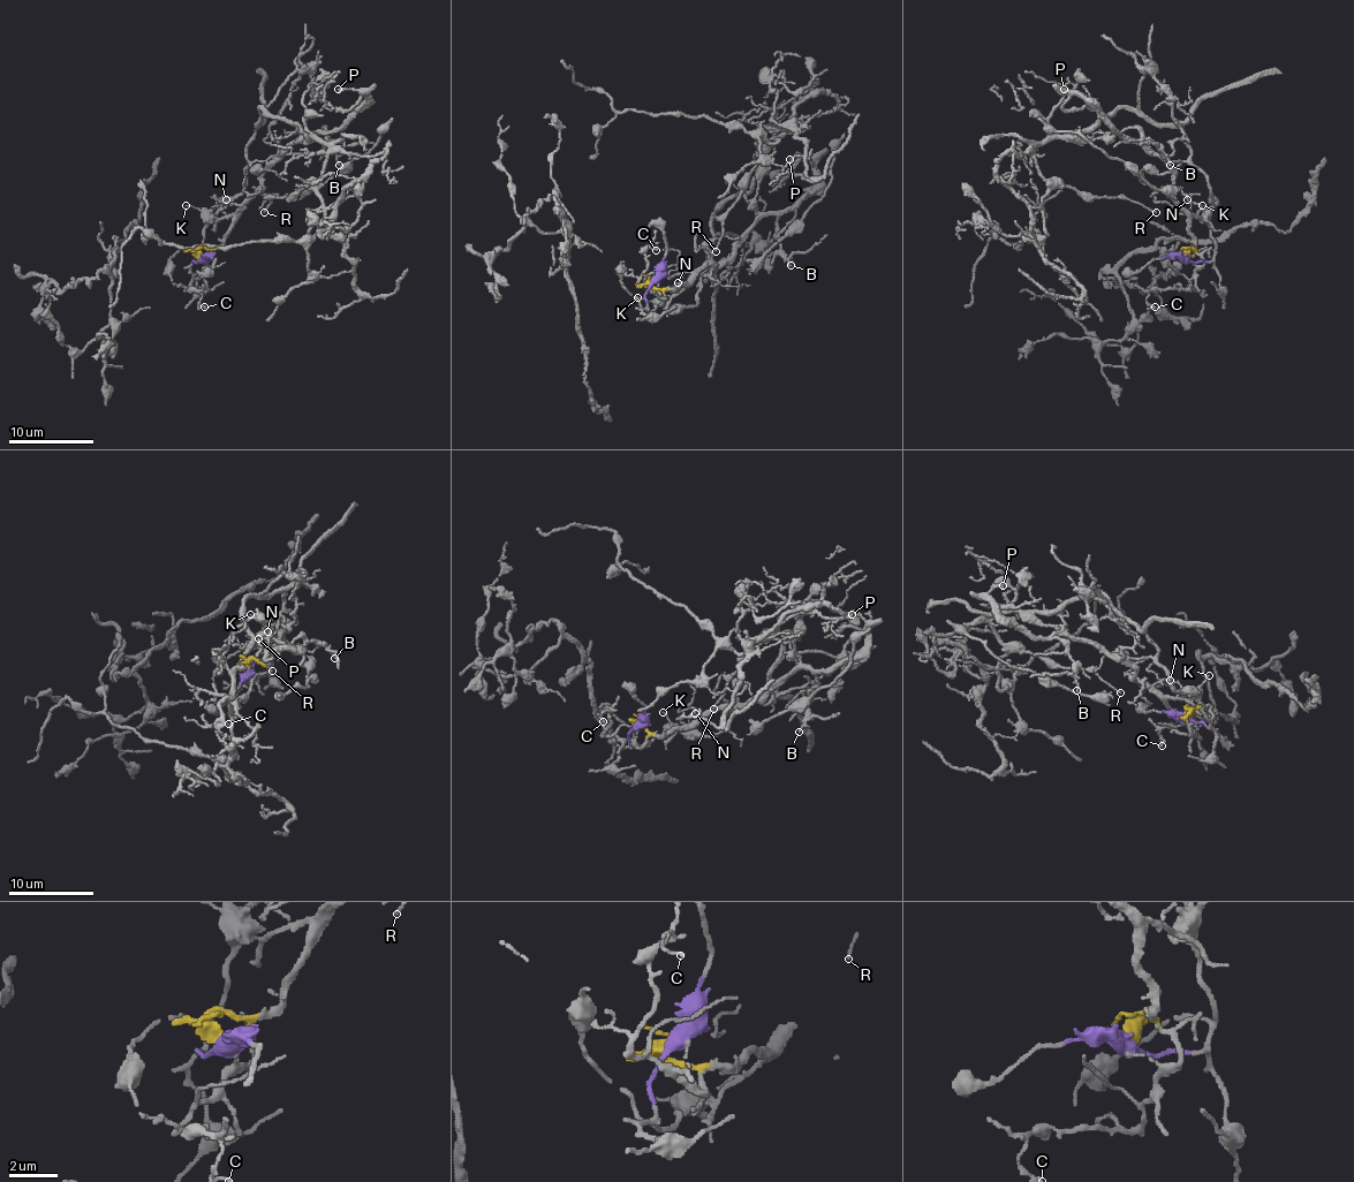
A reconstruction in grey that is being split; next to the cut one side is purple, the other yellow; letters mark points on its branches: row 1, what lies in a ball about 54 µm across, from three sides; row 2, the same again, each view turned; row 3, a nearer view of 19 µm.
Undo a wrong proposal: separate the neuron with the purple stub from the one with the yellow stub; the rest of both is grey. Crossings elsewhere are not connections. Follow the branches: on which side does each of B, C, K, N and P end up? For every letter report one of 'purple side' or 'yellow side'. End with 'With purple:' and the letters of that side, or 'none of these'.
B: yellow side
C: yellow side
K: purple side
N: yellow side
P: yellow side
With purple: K

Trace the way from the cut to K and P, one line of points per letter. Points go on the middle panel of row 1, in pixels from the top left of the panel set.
K: (655, 280), (645, 305), (648, 310), (657, 305), (637, 297)
P: (655, 280), (673, 289), (717, 270), (763, 216), (787, 212), (817, 175), (808, 158), (789, 158)

